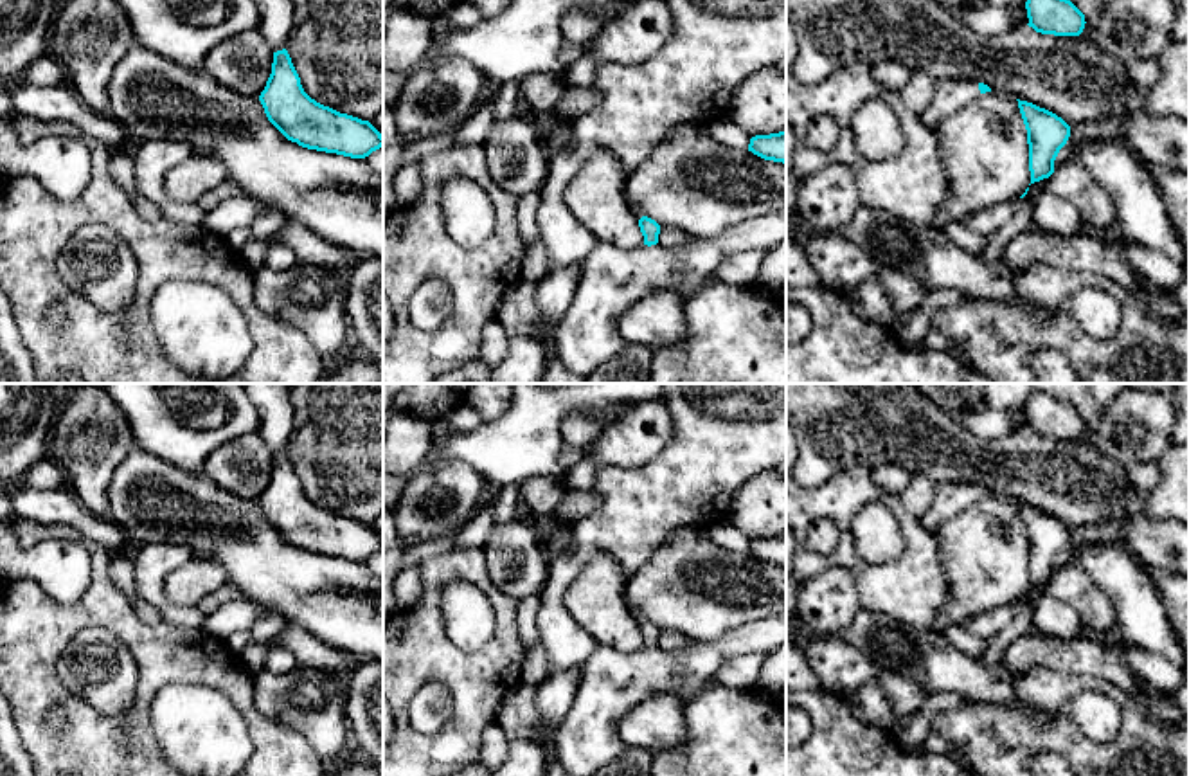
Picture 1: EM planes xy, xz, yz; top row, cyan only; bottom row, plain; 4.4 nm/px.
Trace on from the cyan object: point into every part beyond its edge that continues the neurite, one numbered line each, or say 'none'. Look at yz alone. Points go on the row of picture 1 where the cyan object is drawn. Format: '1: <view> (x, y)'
none

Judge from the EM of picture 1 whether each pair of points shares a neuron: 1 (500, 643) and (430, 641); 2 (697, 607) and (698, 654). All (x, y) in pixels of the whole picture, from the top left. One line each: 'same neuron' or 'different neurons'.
1: same neuron
2: different neurons

